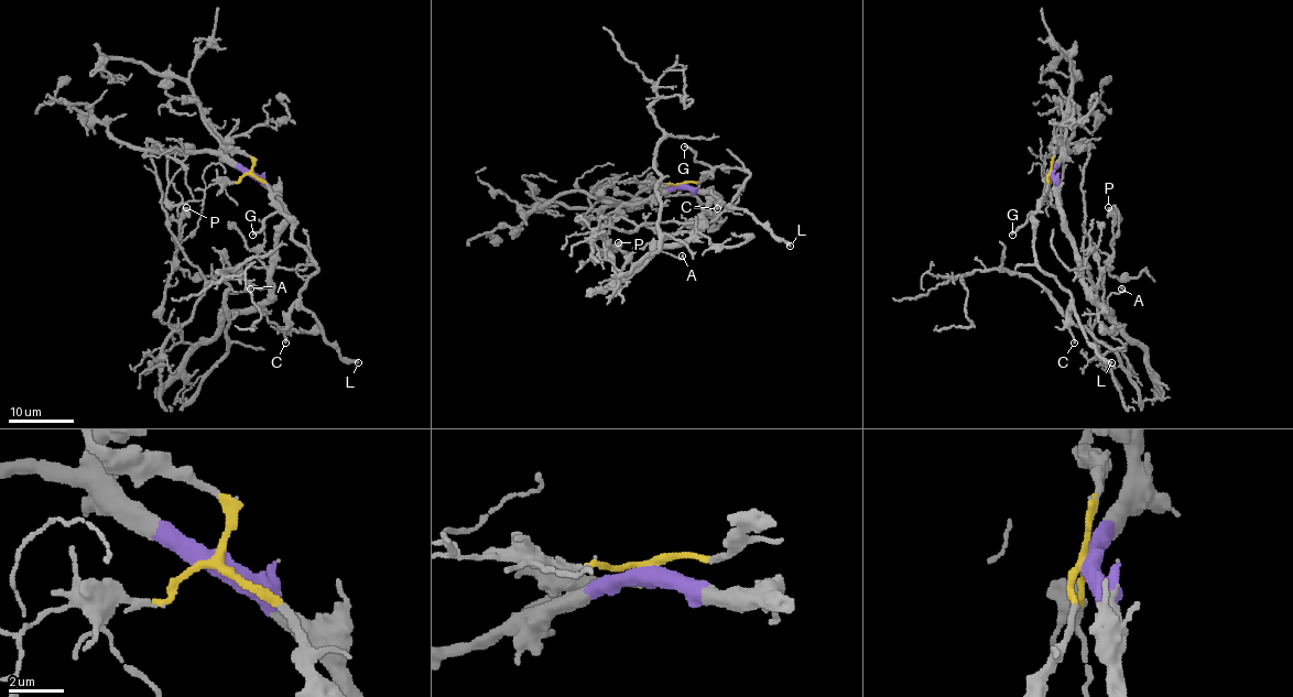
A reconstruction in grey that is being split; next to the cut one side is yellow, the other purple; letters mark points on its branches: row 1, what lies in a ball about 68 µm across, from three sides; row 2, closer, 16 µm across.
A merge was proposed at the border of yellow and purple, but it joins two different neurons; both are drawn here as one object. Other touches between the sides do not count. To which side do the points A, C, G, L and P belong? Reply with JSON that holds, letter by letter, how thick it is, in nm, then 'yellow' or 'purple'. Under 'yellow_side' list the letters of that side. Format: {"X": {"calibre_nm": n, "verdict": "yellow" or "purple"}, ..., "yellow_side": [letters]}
{"A": {"calibre_nm": 150, "verdict": "purple"}, "C": {"calibre_nm": 140, "verdict": "yellow"}, "G": {"calibre_nm": 190, "verdict": "yellow"}, "L": {"calibre_nm": 240, "verdict": "yellow"}, "P": {"calibre_nm": 400, "verdict": "purple"}, "yellow_side": ["C", "G", "L"]}

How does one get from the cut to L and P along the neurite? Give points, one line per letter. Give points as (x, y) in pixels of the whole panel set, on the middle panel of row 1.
L: (682, 183), (698, 182), (715, 166), (745, 170), (749, 176), (732, 206), (742, 207), (790, 247)
P: (682, 185), (716, 196), (687, 238), (661, 243), (626, 274), (593, 243), (597, 237), (609, 247), (619, 241)

